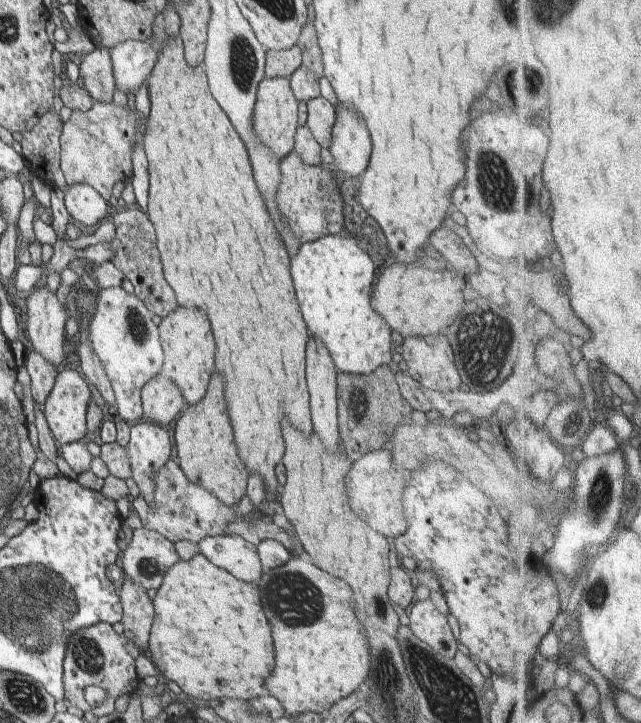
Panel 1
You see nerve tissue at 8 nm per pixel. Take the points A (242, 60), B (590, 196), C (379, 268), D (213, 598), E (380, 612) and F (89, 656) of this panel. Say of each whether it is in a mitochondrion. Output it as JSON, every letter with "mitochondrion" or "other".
{"A":"mitochondrion","B":"other","C":"other","D":"other","E":"mitochondrion","F":"mitochondrion"}

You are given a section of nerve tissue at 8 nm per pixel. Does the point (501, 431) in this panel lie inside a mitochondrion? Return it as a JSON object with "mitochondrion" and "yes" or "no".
{"mitochondrion":"no"}

